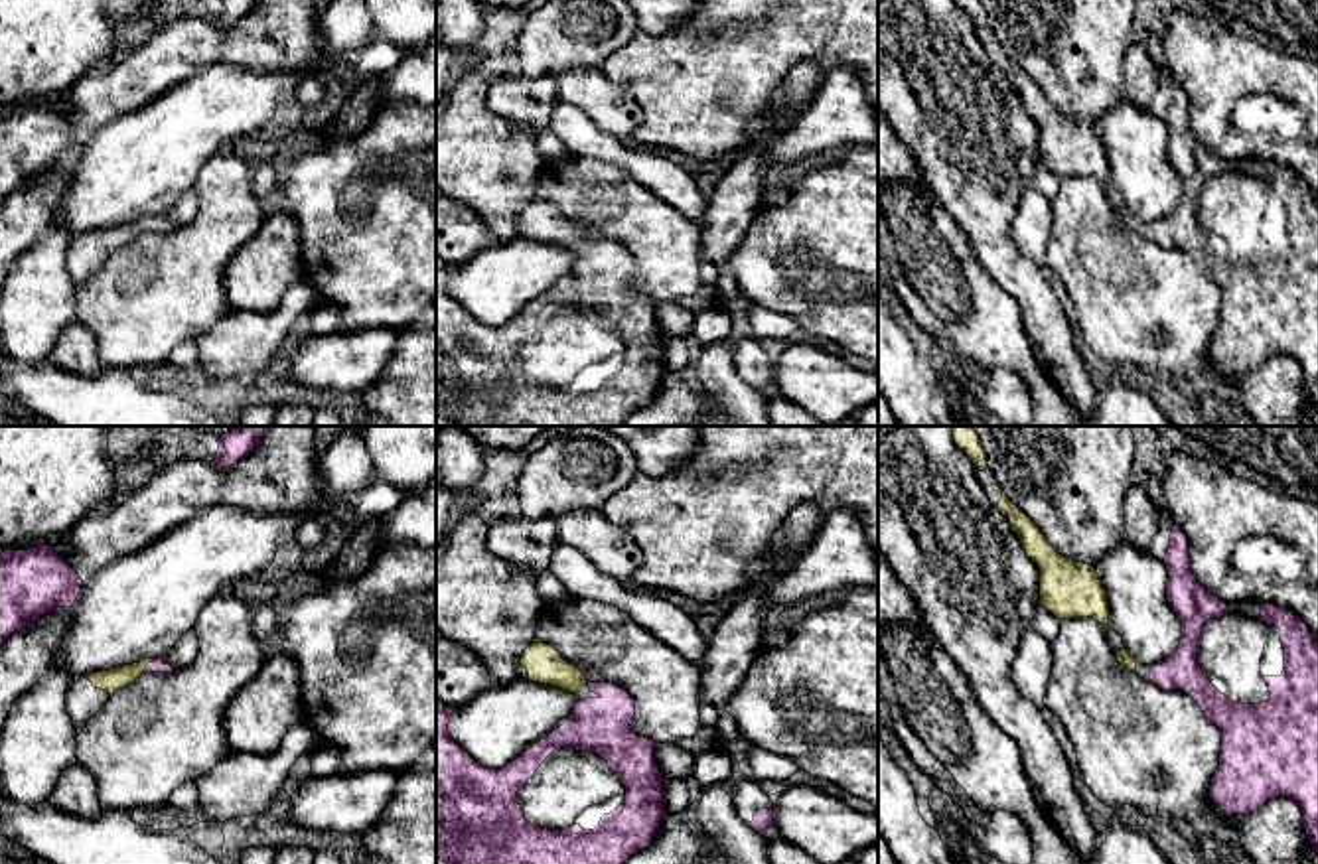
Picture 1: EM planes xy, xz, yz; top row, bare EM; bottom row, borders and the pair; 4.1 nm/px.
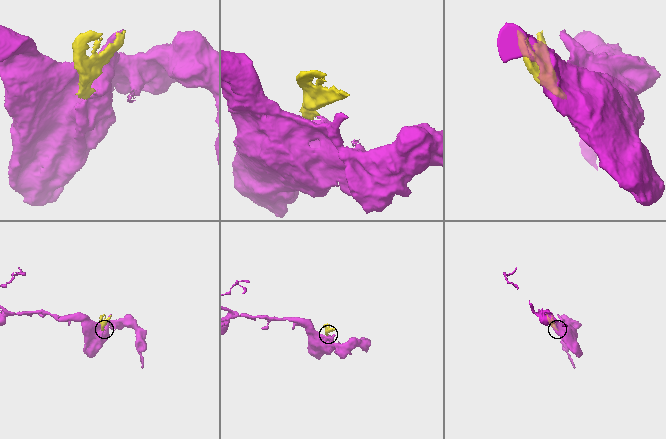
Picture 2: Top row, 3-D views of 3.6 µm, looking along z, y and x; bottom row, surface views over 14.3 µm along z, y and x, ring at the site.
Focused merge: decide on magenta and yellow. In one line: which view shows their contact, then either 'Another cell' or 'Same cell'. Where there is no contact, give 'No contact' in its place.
Touches magenta in xy. Same cell

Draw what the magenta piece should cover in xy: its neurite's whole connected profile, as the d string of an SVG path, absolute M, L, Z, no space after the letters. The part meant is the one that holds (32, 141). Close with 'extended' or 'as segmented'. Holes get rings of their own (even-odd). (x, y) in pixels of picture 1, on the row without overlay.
M49 103L0 110L0 205L55 166L71 166L81 142L79 132Z; as segmented

